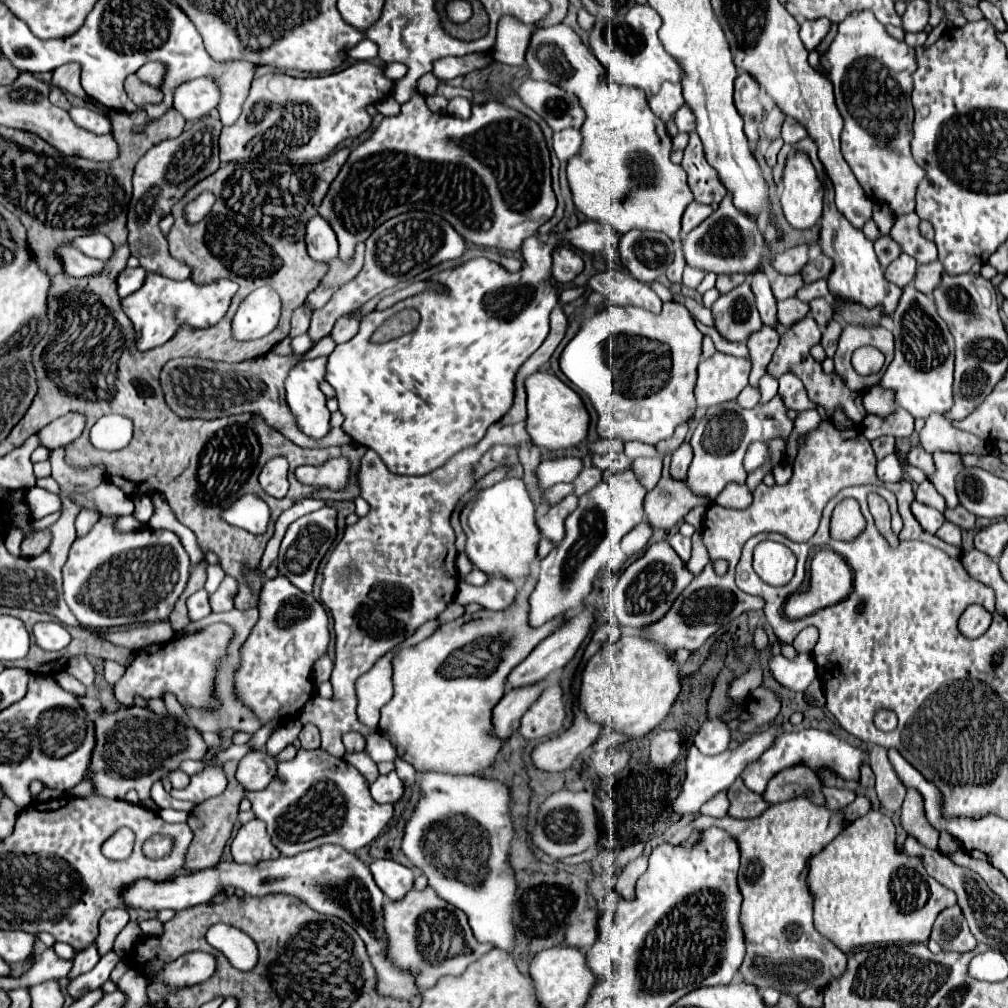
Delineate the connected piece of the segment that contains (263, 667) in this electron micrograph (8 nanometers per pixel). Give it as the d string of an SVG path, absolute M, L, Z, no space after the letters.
M282 574L262 584L258 610L258 626L254 626L246 646L240 650L242 668L236 674L236 688L240 700L266 724L268 720L294 716L310 698L312 664L326 652L330 634L324 608L312 594L304 594Z

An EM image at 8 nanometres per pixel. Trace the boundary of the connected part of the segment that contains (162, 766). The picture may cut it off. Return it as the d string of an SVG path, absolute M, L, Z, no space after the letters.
M120 708L112 714L102 714L96 718L96 750L90 764L94 774L88 774L96 792L106 798L122 800L124 794L134 788L140 802L150 798L150 786L162 780L168 772L176 770L182 760L200 760L208 746L204 744L200 732L182 728L174 718L158 718L148 708Z

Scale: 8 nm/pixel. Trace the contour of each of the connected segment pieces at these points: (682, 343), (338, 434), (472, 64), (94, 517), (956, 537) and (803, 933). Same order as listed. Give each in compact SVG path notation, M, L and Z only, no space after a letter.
M666 302L660 314L636 306L610 304L602 312L584 320L580 332L566 344L560 356L560 370L564 376L588 394L594 408L598 406L600 422L598 432L602 438L622 438L624 442L640 440L656 444L670 438L680 422L686 422L696 412L694 382L696 368L702 356L702 332L696 328L694 318L688 316L686 306L678 302Z
M268 352L260 358L244 360L238 364L214 362L206 358L176 358L162 368L160 380L166 394L208 394L210 416L230 416L230 414L242 414L242 412L260 414L272 428L276 428L288 440L296 442L302 448L330 448L330 446L354 444L354 440L346 436L342 428L332 428L320 440L306 436L298 428L296 418L290 412L290 406L286 402L286 390L284 390L284 380L292 366L294 366L294 358L276 356L274 352Z
M470 54L470 58L440 58L434 62L434 70L432 74L444 82L444 80L450 80L450 78L456 78L456 76L462 76L462 74L468 74L472 70L478 70L482 68L482 64L488 62L488 56L484 54Z
M84 508L80 514L78 514L78 518L76 518L76 534L78 536L82 536L82 534L86 534L96 522L100 520L100 514L98 514L98 510L92 510L92 508Z
M944 522L942 524L942 528L936 532L936 536L938 538L942 538L944 542L948 542L948 544L954 544L954 546L962 546L962 536L960 536L960 528L956 526L956 524L952 524L952 522Z
M822 788L824 804L814 804L806 794L800 794L792 800L780 802L770 806L762 816L752 820L734 820L730 816L724 818L712 818L712 816L700 816L694 820L698 824L698 830L706 830L710 826L718 826L726 832L730 832L740 842L740 874L738 874L738 886L744 896L742 900L742 926L746 930L746 958L740 970L740 976L756 984L758 988L776 988L782 994L800 994L804 988L810 986L826 986L832 978L842 974L846 968L846 954L828 938L818 934L814 928L814 896L808 888L808 860L818 854L824 846L828 846L844 828L846 816L844 808L854 802L856 794L846 788Z

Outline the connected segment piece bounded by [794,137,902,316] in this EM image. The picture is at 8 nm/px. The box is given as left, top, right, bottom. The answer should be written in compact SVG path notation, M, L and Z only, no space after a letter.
M806 137L794 144L794 148L808 152L808 156L810 156L810 160L812 160L816 172L818 172L818 178L824 184L824 190L826 190L826 194L824 194L824 212L822 212L822 222L820 222L822 224L820 246L822 246L822 252L834 260L834 274L830 274L830 278L828 278L830 292L834 294L834 298L842 298L844 302L862 304L868 310L872 310L876 306L882 306L884 316L890 316L894 312L894 306L898 304L898 298L900 298L902 290L884 278L884 270L878 264L872 242L864 236L864 232L850 226L846 216L842 216L842 212L836 208L836 204L834 204L834 186L830 184L830 178L828 178L822 162L818 160L815 142L810 137Z

